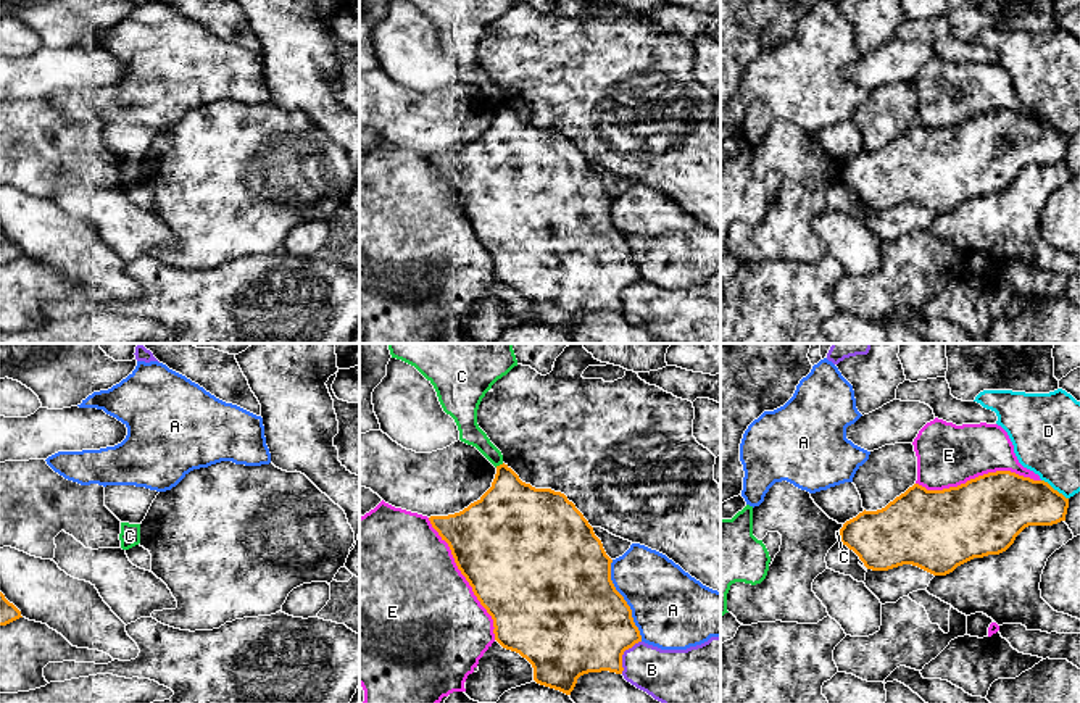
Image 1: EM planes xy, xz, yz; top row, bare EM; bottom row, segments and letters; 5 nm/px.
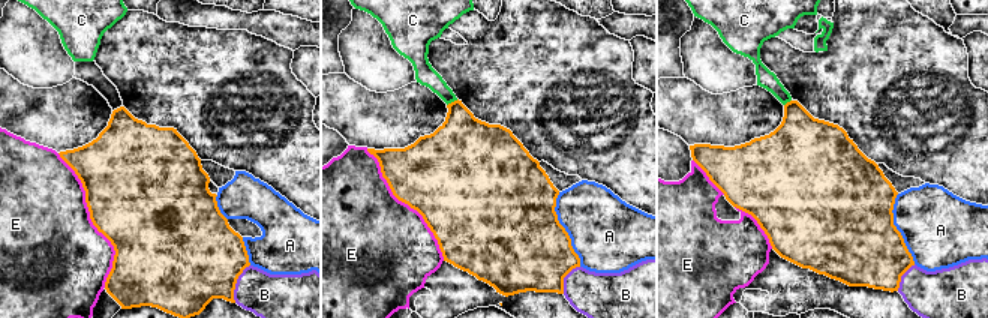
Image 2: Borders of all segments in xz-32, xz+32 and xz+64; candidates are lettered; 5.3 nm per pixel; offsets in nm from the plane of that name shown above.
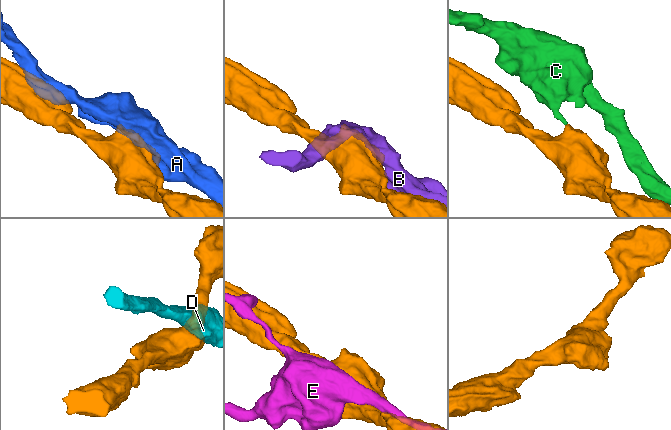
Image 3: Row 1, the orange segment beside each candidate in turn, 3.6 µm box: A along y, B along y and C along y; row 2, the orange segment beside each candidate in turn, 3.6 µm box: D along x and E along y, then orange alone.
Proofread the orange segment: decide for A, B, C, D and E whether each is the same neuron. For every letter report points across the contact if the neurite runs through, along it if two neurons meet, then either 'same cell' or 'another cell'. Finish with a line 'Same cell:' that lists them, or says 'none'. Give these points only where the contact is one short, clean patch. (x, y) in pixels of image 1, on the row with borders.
A: another cell
B: along xz (640, 640), (624, 652), (621, 673) | another cell
C: along xz (503, 463), (495, 466) | another cell
D: another cell
E: another cell
Same cell: none

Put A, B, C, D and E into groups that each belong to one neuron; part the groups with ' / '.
A / B / C / D / E

